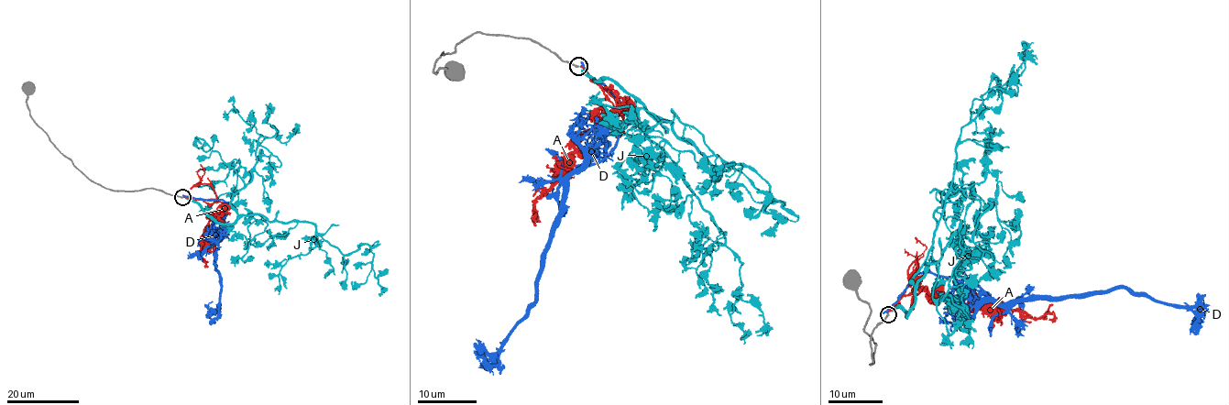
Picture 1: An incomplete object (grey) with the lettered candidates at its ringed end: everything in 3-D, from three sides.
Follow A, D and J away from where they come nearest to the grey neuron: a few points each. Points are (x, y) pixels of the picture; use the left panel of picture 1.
A: (183, 197), (210, 204), (219, 202), (225, 206), (211, 217), (210, 235), (201, 249), (201, 257), (199, 252)
D: (183, 196), (222, 200), (229, 205), (213, 243), (222, 285), (220, 304), (212, 310), (208, 303), (213, 301)
J: (184, 197), (221, 224), (261, 214), (272, 222), (311, 222), (345, 254), (367, 244), (378, 295)

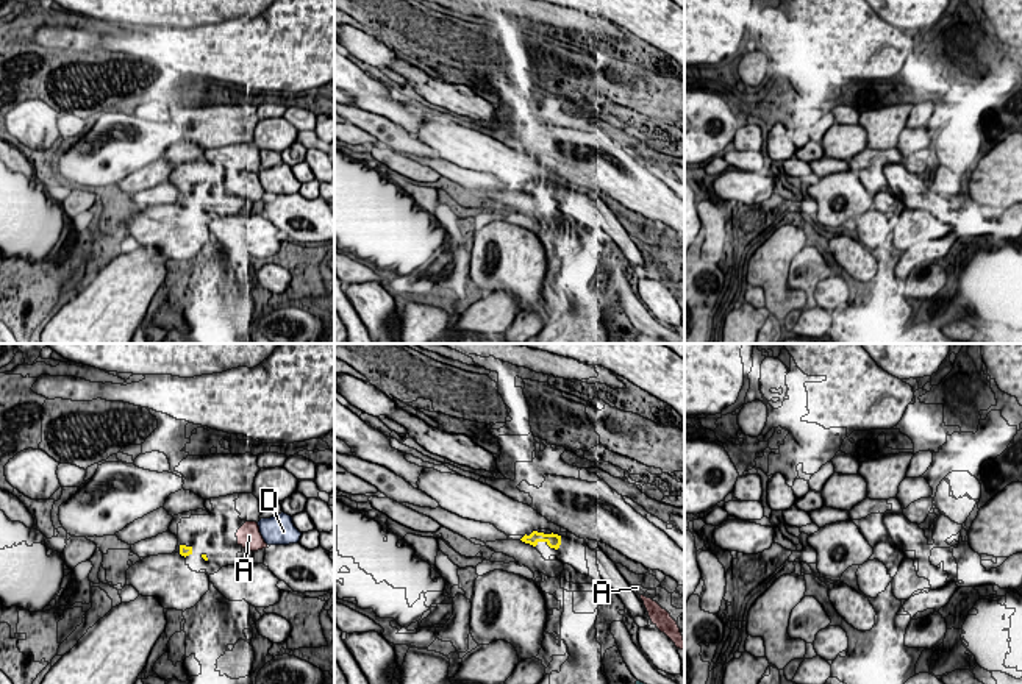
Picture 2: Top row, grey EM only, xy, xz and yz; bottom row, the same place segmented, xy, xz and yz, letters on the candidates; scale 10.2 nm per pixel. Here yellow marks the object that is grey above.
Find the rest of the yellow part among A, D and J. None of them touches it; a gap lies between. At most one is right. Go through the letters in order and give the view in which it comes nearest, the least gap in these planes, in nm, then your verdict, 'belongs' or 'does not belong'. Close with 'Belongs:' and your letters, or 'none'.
A: view xy; gap 360 nm; does not belong
D: view xy; gap 600 nm; does not belong
J: view xz; gap 1600 nm; does not belong
Belongs: none

